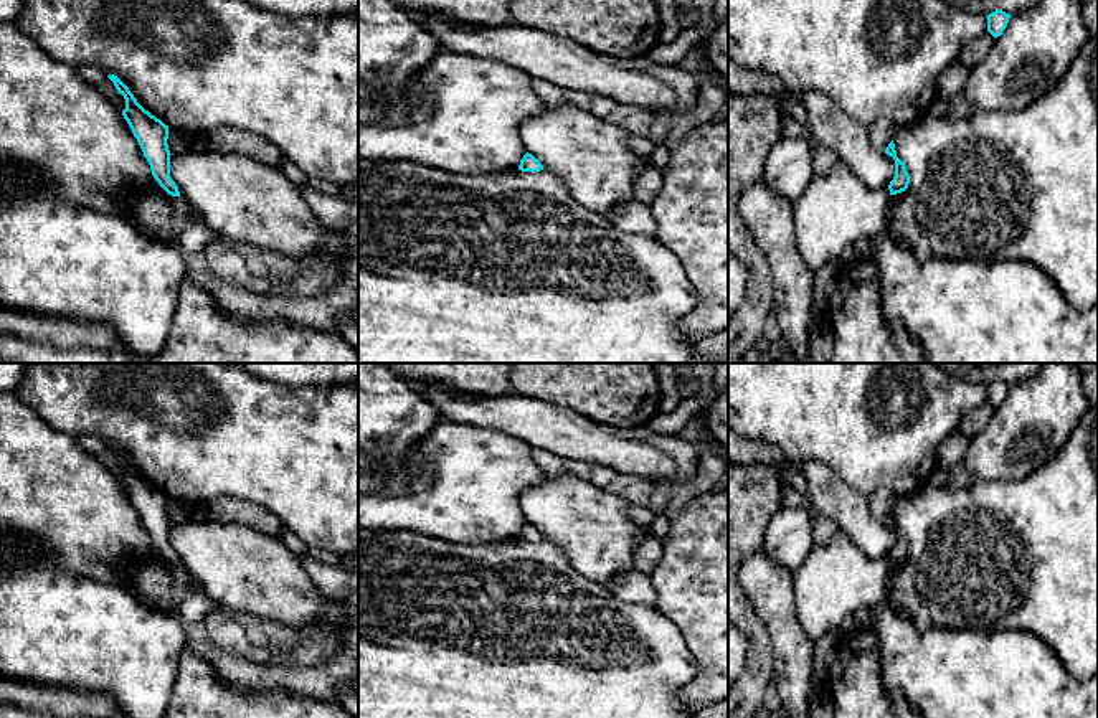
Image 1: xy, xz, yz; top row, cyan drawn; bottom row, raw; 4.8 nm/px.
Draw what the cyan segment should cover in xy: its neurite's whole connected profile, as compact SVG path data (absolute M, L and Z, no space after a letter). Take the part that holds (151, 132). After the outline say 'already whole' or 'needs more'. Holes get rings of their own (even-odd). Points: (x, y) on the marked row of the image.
M109 74L107 78L125 99L122 116L137 139L154 178L168 195L180 196L178 187L170 177L168 125L145 111L117 76Z; already whole

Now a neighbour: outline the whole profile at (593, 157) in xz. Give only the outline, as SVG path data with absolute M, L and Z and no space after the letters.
M563 101L547 107L540 116L525 119L520 137L528 154L540 160L543 168L560 175L570 195L584 208L606 215L614 205L634 196L634 180L649 157L629 147L629 134L606 119Z

